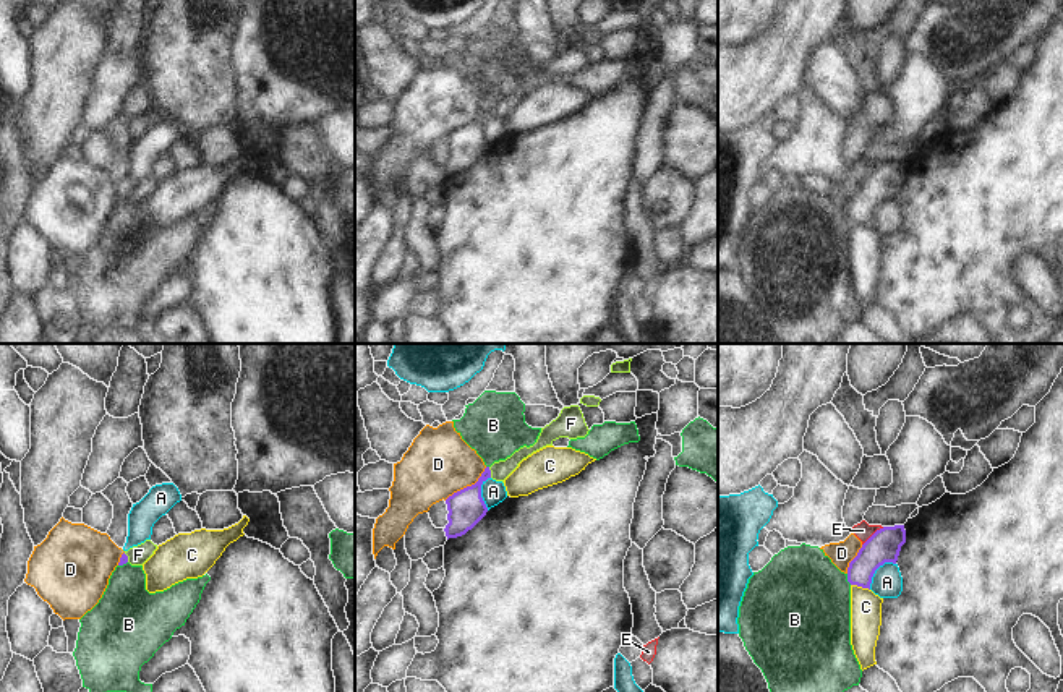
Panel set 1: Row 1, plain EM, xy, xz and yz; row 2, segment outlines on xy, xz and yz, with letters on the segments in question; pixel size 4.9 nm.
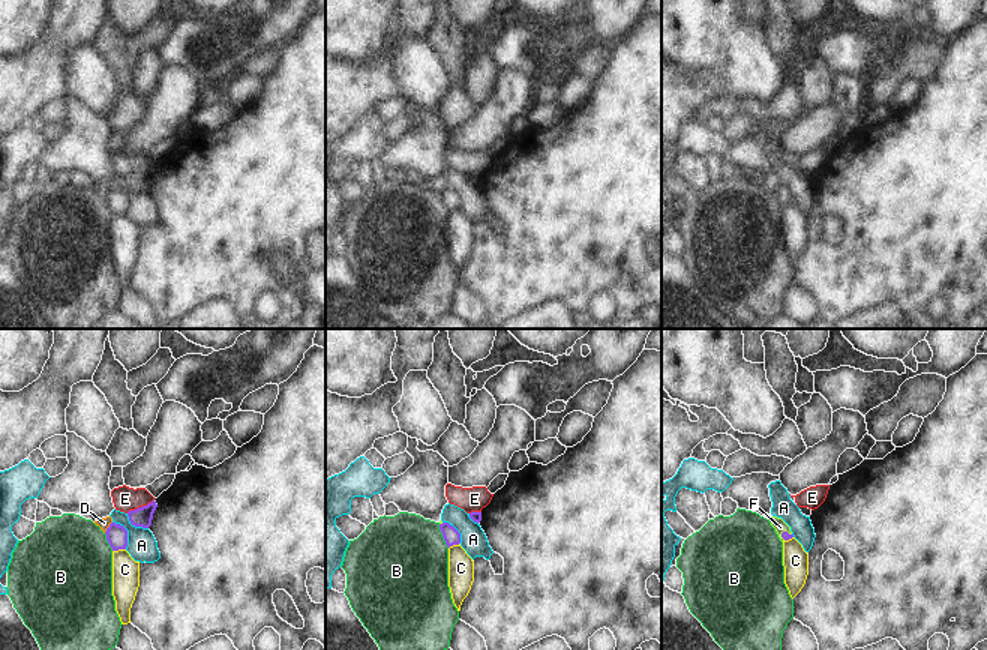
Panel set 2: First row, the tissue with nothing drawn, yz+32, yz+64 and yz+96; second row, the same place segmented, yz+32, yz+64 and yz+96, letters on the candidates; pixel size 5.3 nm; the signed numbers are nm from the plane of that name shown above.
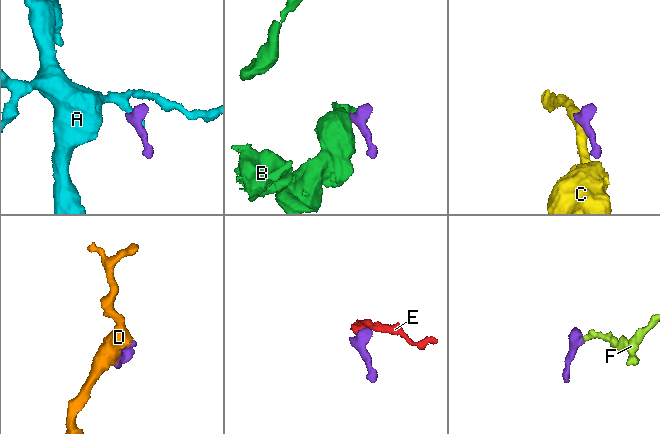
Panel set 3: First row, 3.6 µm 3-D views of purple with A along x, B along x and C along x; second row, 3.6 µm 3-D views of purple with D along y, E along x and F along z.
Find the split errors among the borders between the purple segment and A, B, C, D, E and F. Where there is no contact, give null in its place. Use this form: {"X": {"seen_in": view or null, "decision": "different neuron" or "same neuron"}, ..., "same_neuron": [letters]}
{"A": {"seen_in": "yz", "decision": "different neuron"}, "B": {"seen_in": "yz", "decision": "different neuron"}, "C": {"seen_in": "yz", "decision": "different neuron"}, "D": {"seen_in": "xz", "decision": "different neuron"}, "E": {"seen_in": "yz", "decision": "different neuron"}, "F": {"seen_in": "xz", "decision": "same neuron"}, "same_neuron": ["F"]}

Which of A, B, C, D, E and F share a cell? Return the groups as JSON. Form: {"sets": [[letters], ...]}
{"sets": [["A"], ["B"], ["C"], ["D", "E"], ["F"]]}

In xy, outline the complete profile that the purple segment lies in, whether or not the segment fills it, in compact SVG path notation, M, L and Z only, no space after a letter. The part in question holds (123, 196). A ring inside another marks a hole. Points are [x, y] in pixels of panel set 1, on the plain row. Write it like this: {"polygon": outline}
{"polygon": "M146 177L144 180L130 185L125 188L120 194L118 203L123 203L130 199L131 203L143 203L157 186L157 182L154 182L151 177Z"}

